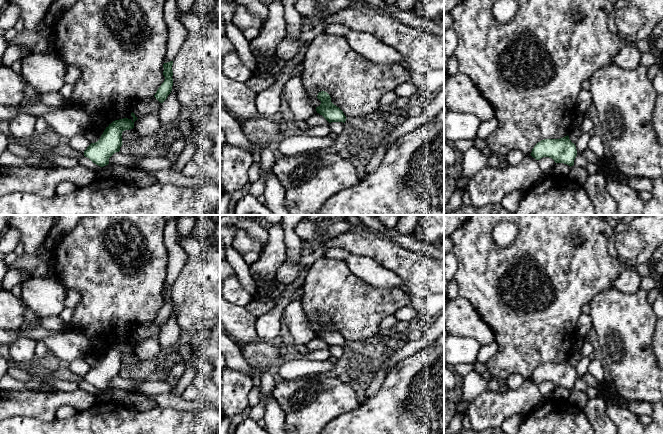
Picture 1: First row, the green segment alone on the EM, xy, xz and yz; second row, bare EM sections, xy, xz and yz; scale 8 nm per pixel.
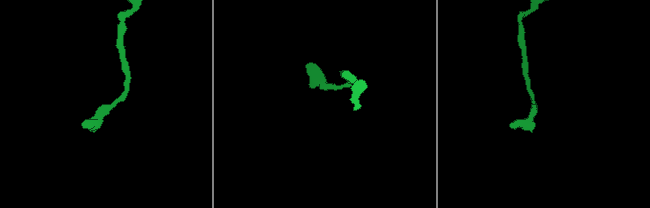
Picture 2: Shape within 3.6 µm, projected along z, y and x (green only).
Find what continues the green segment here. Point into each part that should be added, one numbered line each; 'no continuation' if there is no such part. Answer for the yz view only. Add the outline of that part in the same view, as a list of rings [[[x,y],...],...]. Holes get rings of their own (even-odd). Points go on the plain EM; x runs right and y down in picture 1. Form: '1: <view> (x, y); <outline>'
1: yz (579, 399); [[[575,389],[570,391],[570,396],[568,398],[570,402],[578,406],[581,410],[584,410],[587,403],[587,398],[584,393],[578,392]]]

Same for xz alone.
no continuation

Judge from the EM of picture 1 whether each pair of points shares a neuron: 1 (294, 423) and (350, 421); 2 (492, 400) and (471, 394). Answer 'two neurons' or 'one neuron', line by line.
1: two neurons
2: two neurons

